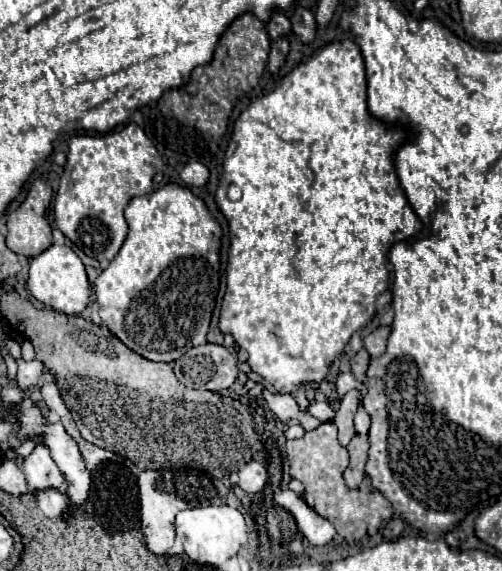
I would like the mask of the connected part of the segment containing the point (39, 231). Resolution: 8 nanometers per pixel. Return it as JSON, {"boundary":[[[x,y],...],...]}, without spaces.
{"boundary":[[[35,180],[23,204],[7,216],[7,246],[15,254],[37,256],[51,246],[51,224],[45,216],[53,190],[47,182]]]}

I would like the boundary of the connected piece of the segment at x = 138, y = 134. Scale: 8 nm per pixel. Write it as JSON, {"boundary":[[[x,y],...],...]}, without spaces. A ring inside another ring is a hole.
{"boundary":[[[127,124],[125,128],[105,134],[105,136],[75,136],[69,142],[69,154],[65,172],[59,182],[59,190],[55,196],[55,224],[57,228],[87,256],[97,258],[99,262],[113,260],[127,238],[127,222],[123,216],[123,208],[129,198],[153,192],[153,176],[161,172],[163,160],[153,142],[145,136],[145,132],[137,124]]]}

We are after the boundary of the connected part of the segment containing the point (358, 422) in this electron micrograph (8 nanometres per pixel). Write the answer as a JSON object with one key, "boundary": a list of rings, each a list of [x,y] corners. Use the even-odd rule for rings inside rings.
{"boundary":[[[359,406],[357,414],[355,414],[355,430],[357,430],[357,434],[369,432],[369,414],[365,414],[363,406]]]}

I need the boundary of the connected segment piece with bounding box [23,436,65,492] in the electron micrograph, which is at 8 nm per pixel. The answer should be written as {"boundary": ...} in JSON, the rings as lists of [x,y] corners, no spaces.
{"boundary":[[[43,436],[39,438],[37,448],[25,458],[23,468],[31,492],[45,488],[61,488],[65,484],[61,470],[57,468],[57,464],[49,454],[49,448],[43,444]]]}

